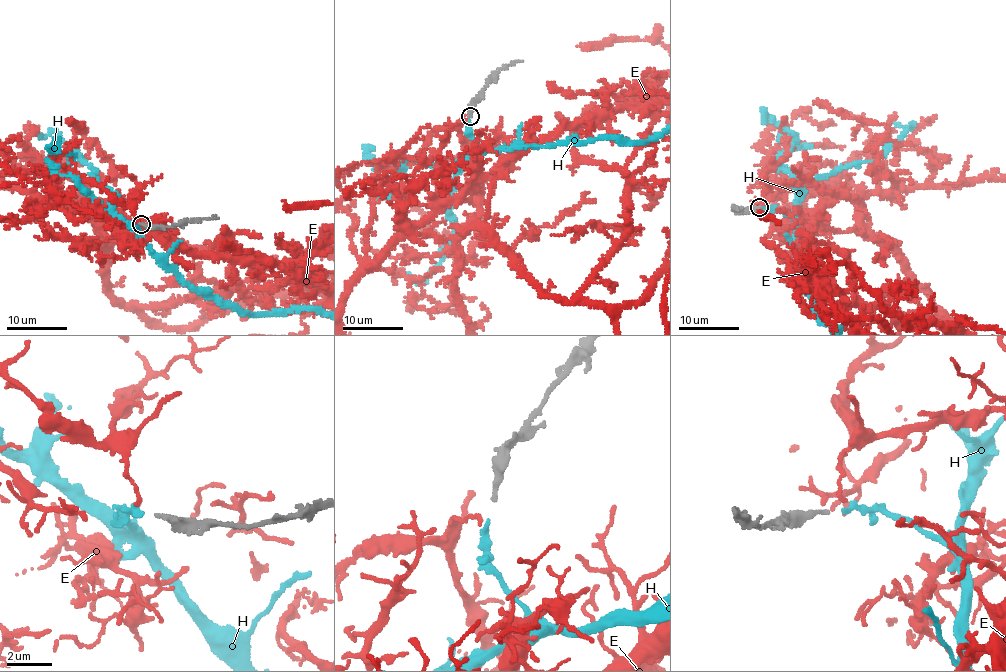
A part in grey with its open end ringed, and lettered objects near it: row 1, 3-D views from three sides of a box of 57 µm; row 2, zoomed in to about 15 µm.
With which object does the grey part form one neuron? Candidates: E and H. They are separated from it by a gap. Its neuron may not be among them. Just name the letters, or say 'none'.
H

